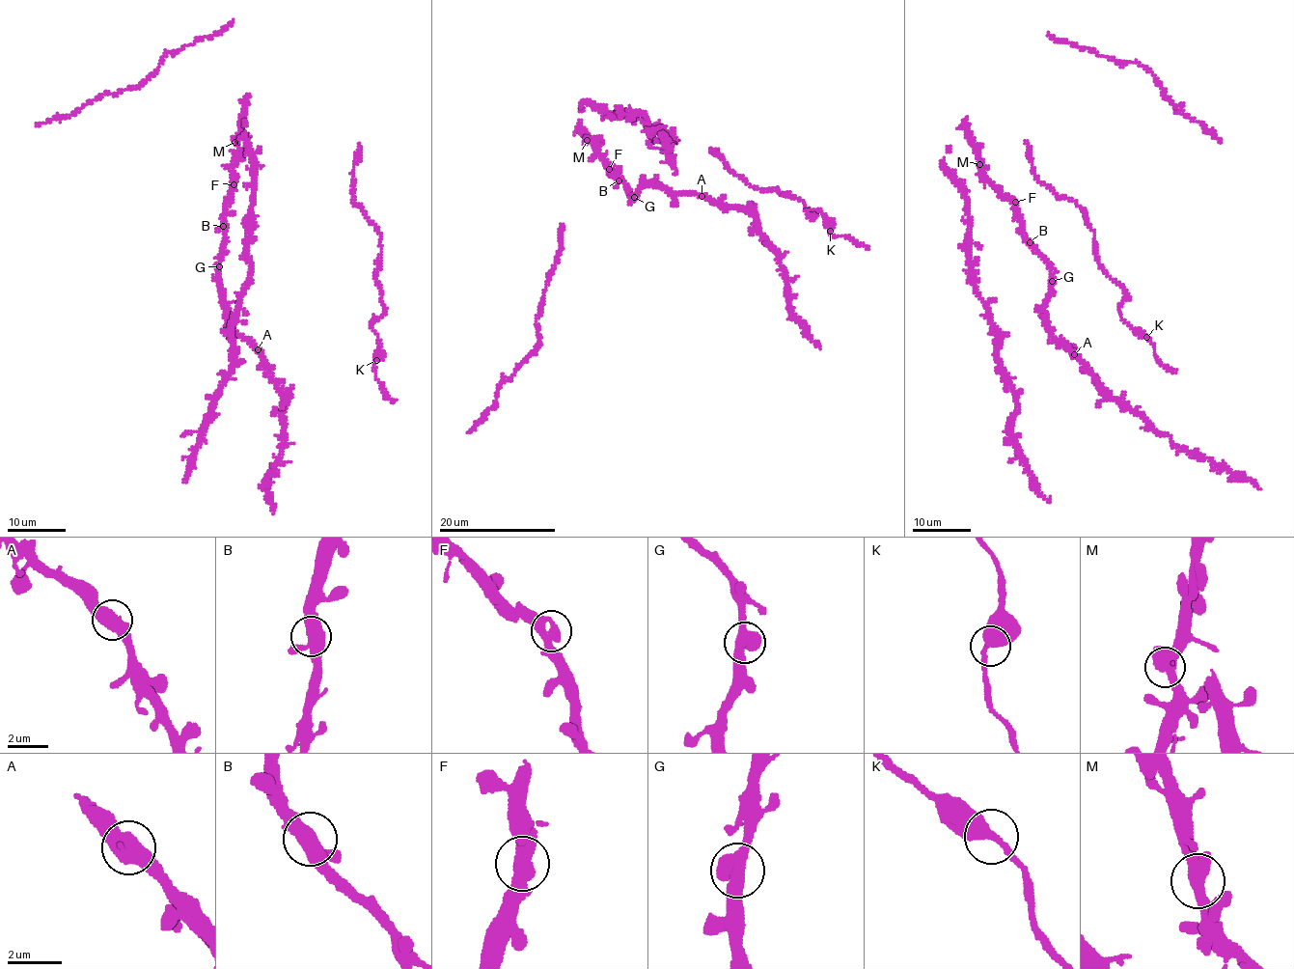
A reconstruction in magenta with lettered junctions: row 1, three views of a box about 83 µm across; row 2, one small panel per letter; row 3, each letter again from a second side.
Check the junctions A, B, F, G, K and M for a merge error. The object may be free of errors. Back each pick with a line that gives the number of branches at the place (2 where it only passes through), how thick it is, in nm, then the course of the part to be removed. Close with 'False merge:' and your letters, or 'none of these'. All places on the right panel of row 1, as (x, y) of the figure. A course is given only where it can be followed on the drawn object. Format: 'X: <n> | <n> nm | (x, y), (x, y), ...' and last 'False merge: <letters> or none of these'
False merge: none of these

